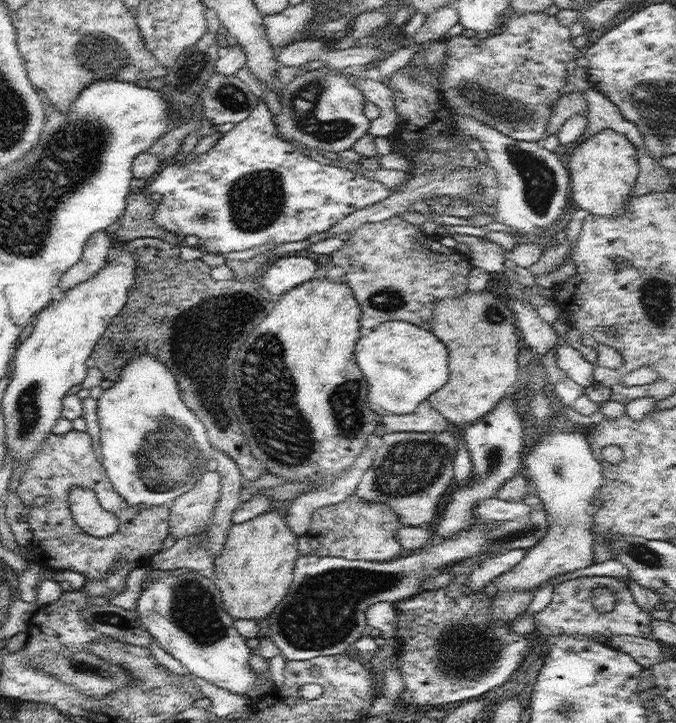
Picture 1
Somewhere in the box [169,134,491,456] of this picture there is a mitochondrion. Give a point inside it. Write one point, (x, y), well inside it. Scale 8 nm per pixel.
(255, 200)

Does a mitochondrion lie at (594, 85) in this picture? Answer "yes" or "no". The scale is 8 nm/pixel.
no

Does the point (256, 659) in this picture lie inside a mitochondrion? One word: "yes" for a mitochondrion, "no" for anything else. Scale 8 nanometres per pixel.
no

